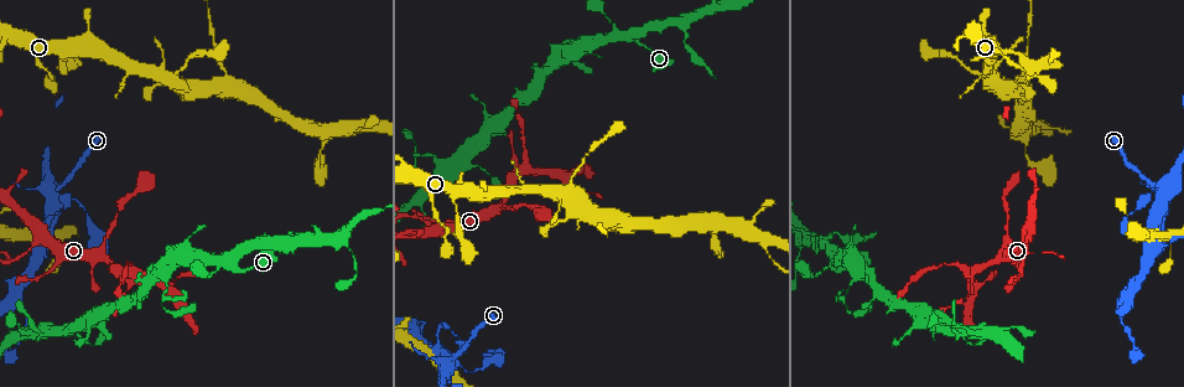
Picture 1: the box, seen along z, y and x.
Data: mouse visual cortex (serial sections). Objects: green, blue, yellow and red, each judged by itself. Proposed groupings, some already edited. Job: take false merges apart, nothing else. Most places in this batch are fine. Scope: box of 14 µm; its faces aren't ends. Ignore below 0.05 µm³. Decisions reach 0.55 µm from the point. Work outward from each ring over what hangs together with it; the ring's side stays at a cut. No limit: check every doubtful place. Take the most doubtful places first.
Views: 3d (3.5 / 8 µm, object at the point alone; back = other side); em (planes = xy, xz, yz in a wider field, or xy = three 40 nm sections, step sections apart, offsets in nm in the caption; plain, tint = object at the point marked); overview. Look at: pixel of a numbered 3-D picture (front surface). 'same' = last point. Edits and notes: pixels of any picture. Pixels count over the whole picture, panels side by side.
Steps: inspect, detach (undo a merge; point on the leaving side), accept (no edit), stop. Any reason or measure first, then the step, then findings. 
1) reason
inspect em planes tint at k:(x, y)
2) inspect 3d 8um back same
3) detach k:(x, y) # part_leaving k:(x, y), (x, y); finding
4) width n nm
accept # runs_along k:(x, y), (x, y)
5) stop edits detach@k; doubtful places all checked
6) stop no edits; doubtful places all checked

inspect 3d 8um at 1:(969, 275)

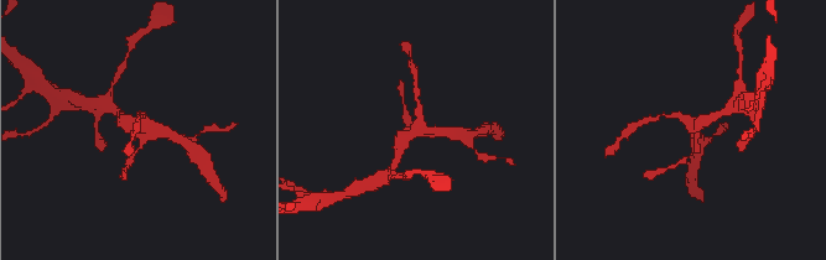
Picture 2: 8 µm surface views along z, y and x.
need the tissue
inspect em xy step 5 tint at 2:(414, 128)

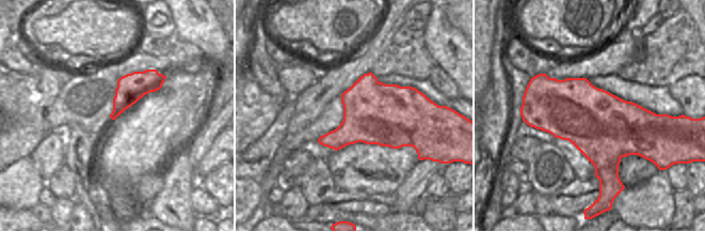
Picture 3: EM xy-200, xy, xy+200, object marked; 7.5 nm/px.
width 460 nm
accept # runs_along 2:(399, 154), (416, 130), (452, 133); all the same cell

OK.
thin neck
inspect 3d 8um at 1:(165, 307)

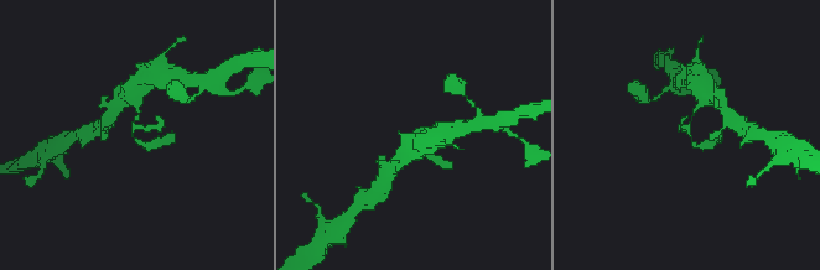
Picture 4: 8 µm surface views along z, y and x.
inspect em xy step 3 tint at 4:(134, 138)

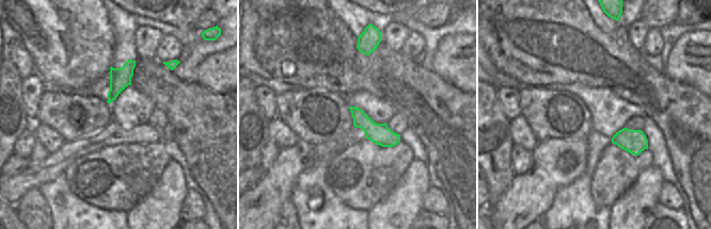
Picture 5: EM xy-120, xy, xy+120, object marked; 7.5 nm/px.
accept # runs_along 5:(352, 109), (376, 132), (397, 138); continuous, no second cell

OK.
inspect 3d 3.5um at 1:(444, 228)

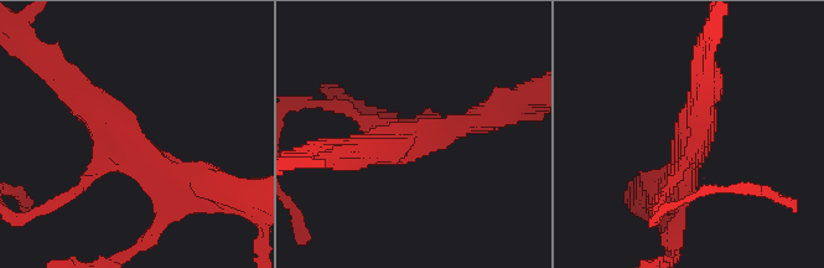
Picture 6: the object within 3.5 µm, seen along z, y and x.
arms 3; arm_widths 150, 300, 400 nm; need the tissue
inspect em xy step 5 tint at 6:(410, 143)

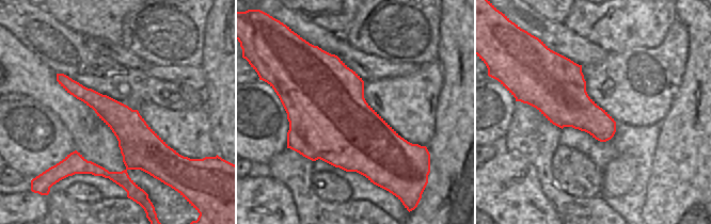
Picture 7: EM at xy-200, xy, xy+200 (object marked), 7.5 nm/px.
cut it another way
inspect em xy step 3 tint same

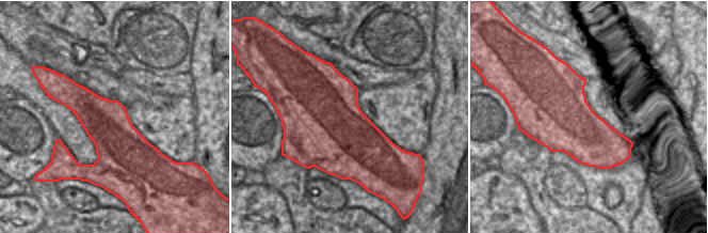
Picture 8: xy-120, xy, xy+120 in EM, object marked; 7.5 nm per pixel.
width 600 nm
accept # runs_along 6:(211, 184), (161, 169), (73, 93); all the same cell

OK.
stop no edits; doubtful places all checked

